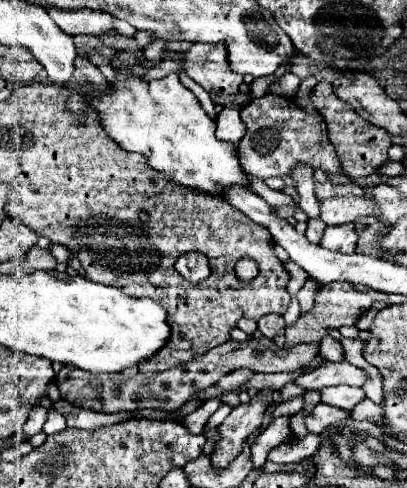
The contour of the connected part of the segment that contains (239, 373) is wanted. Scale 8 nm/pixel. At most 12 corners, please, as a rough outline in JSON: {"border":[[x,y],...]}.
{"border":[[242,368],[222,377],[215,385],[225,390],[242,386],[253,374]]}

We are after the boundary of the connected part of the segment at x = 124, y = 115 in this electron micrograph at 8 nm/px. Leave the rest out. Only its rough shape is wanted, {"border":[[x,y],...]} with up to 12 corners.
{"border":[[118,72],[106,134],[172,184],[250,188],[238,148],[178,74]]}

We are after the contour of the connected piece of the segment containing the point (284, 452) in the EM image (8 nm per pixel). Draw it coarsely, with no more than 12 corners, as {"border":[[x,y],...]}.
{"border":[[308,434],[302,440],[272,448],[268,460],[278,464],[314,456],[320,448],[320,436]]}

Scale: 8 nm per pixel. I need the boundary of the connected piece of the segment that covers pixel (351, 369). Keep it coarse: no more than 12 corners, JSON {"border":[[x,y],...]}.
{"border":[[326,362],[296,382],[304,390],[362,386],[366,372],[348,362]]}

